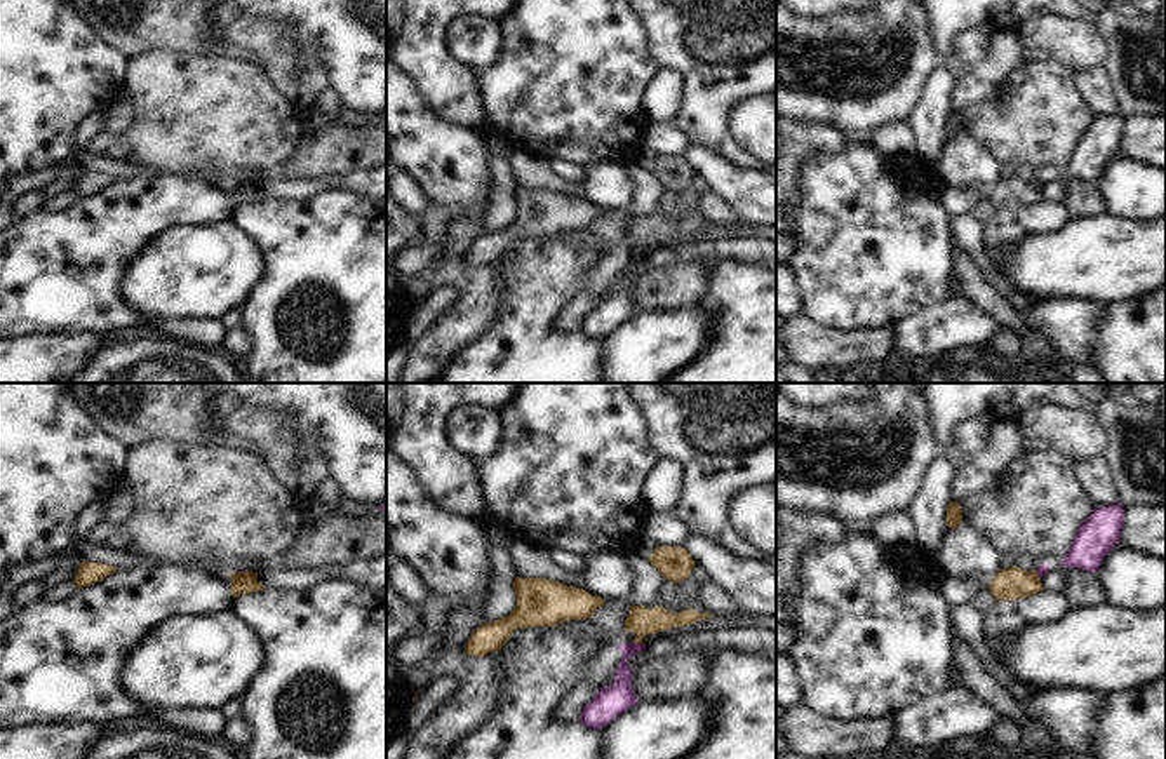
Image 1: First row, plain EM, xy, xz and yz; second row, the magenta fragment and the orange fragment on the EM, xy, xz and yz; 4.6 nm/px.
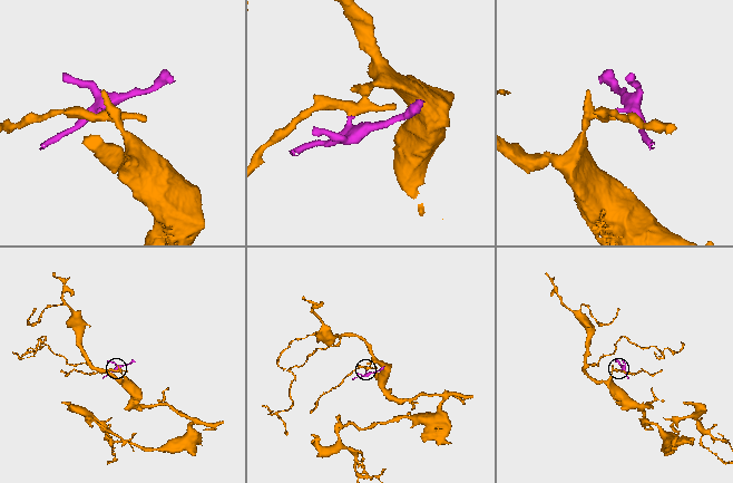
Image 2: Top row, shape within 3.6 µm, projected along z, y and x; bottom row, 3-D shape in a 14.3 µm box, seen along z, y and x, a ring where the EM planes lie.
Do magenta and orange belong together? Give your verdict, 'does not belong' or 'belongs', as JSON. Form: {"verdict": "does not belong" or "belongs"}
{"verdict": "does not belong"}

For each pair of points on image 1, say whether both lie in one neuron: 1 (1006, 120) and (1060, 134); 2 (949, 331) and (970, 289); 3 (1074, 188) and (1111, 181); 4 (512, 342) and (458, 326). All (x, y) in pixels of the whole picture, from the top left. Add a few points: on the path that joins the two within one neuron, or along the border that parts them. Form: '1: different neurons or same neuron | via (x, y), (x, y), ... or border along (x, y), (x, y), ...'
1: same neuron | via (1020, 124), (1046, 124)
2: different neurons | border along (963, 296), (973, 302), (996, 324)
3: different neurons | border along (1095, 183), (1107, 211)
4: different neurons | border along (503, 296), (500, 317), (453, 359)

